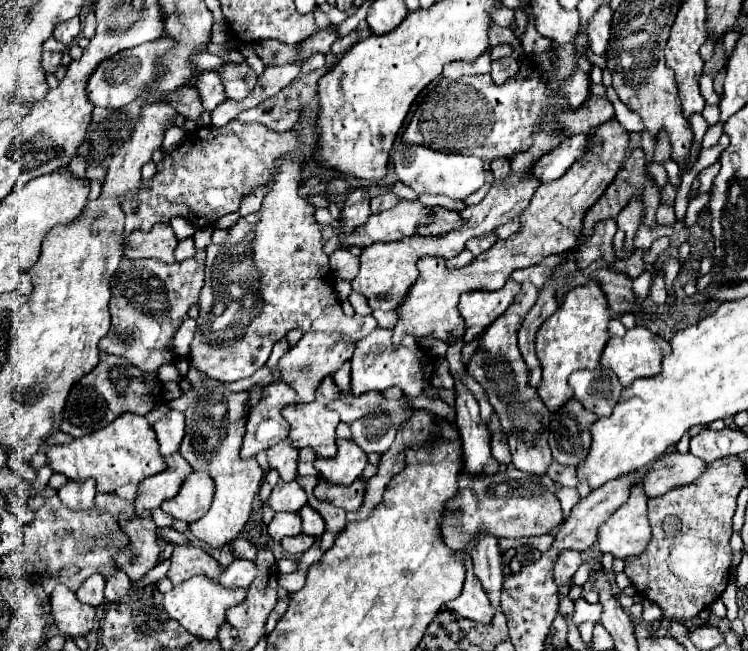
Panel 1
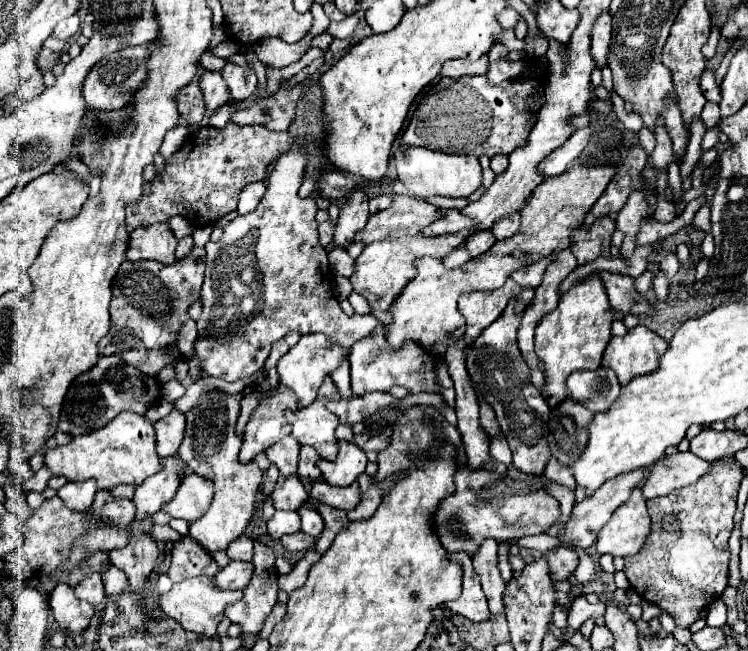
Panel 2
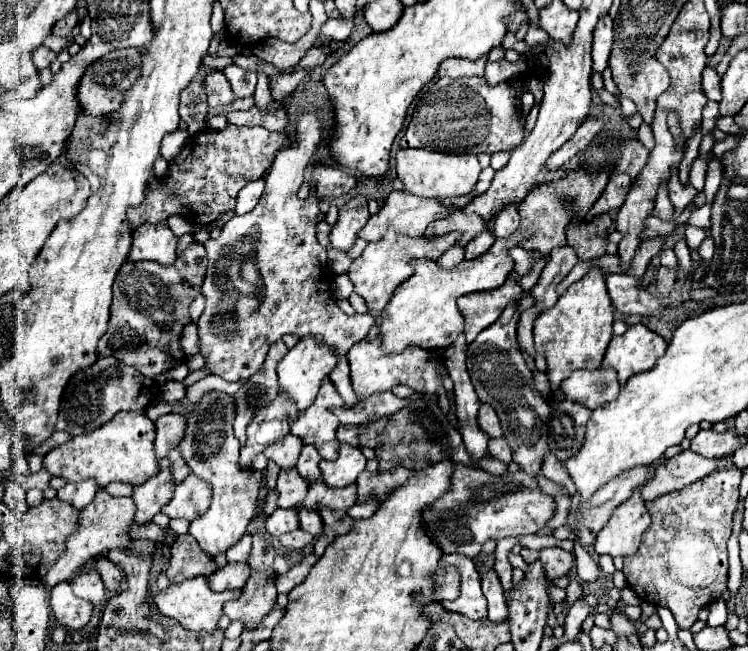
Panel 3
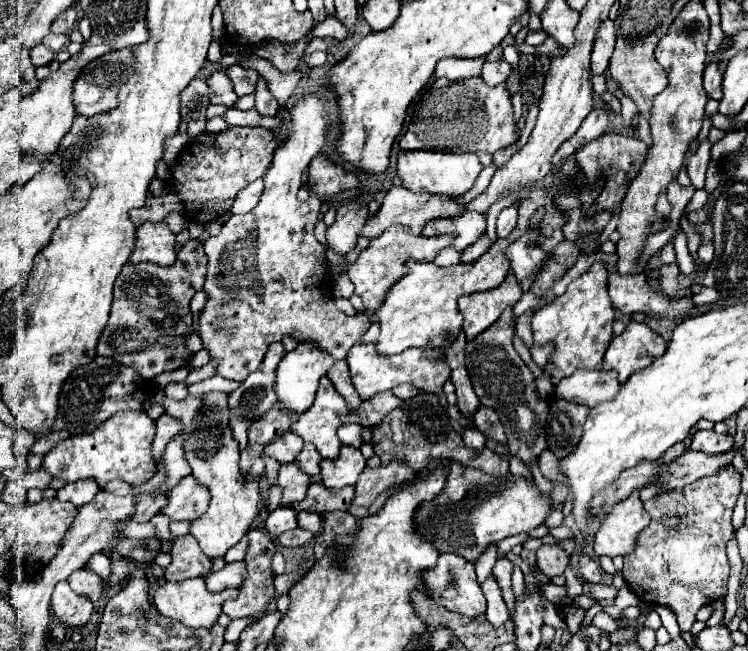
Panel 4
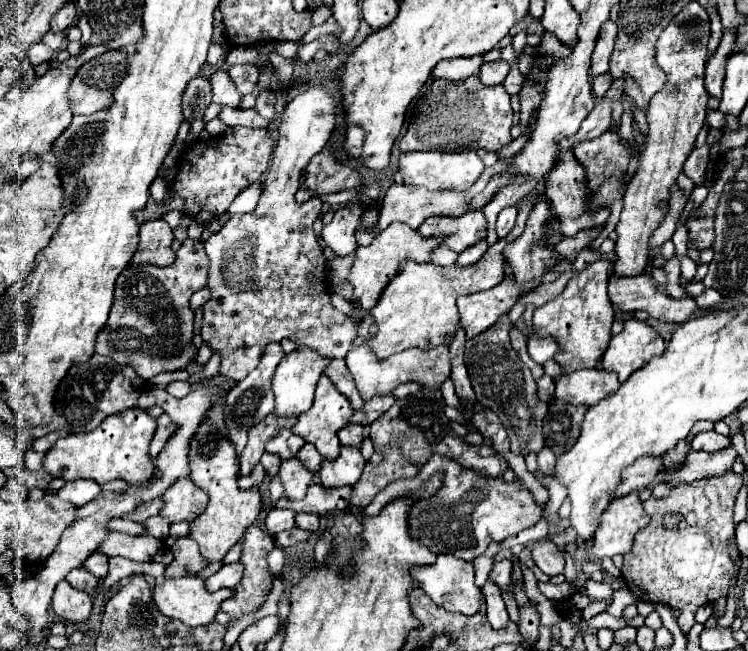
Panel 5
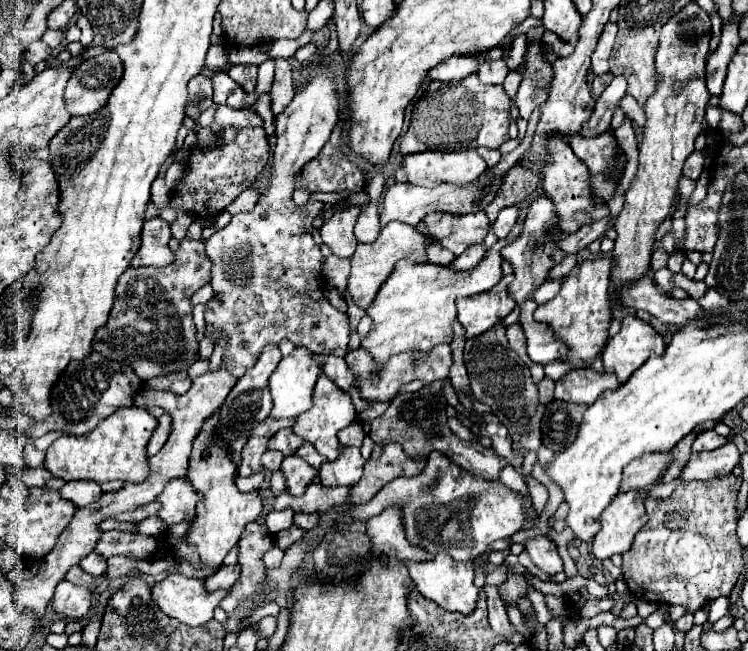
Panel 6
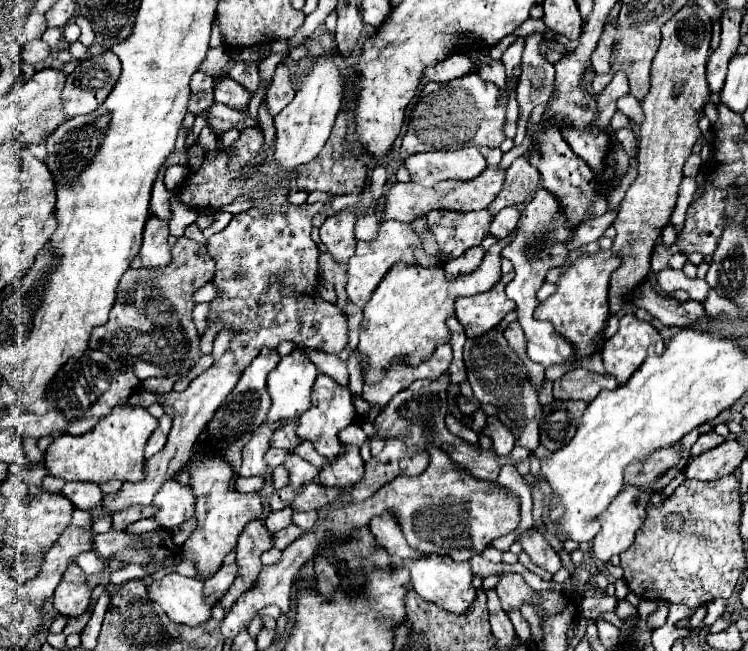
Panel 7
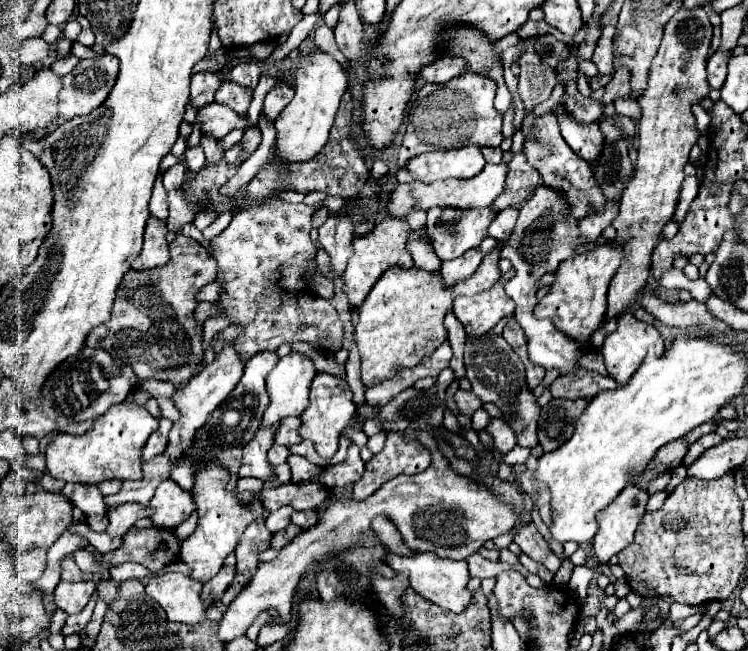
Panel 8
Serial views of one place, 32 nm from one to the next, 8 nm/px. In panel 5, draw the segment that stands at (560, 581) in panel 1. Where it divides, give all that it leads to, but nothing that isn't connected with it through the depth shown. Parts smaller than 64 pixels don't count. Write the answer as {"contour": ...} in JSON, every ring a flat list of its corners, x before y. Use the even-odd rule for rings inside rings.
{"contour":[[540,540,538,546,532,550,536,566,546,574,546,576,558,576,564,572,564,554,554,542,544,542]]}

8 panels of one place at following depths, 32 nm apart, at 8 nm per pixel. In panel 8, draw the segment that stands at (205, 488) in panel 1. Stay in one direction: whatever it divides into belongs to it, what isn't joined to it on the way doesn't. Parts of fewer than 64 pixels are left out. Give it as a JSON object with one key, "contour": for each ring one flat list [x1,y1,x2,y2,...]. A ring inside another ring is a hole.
{"contour":[[164,480,158,486,150,508,154,510,152,520,158,528,176,528,194,512,194,498,192,492,184,492,174,480]]}

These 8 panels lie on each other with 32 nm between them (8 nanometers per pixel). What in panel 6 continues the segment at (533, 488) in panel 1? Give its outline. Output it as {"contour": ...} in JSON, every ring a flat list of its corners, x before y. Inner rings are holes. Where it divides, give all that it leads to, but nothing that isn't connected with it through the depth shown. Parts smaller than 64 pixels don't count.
{"contour":[[432,452,418,476,392,480,368,504,348,506,344,514,366,522,392,504,402,506,406,536,412,544,426,548,430,554,450,554,454,560,474,560,486,552,490,542,508,538,522,530,526,520,538,518,530,498,510,490,500,480,484,480,462,470,440,452],[434,480,438,480,438,486,430,490]]}

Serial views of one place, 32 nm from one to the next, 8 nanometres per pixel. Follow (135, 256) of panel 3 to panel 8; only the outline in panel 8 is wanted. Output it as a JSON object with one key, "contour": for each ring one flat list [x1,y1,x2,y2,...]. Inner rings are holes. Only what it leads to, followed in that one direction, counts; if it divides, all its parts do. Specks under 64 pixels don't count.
{"contour":[[150,216,146,230,144,230,144,246,136,262,132,262,132,270,146,270,146,268,158,268,168,264,170,252,166,242,166,222]]}

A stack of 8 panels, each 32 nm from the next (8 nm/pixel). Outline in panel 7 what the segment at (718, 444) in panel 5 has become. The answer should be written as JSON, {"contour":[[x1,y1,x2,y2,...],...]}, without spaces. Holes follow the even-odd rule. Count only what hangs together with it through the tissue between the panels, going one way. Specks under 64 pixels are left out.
{"contour":[[714,430,712,432,706,432,706,434,700,434,698,440,692,446,692,456,698,456,698,454,702,454,706,450,712,450,712,448,720,446,722,442,724,442,724,438,718,436]]}

